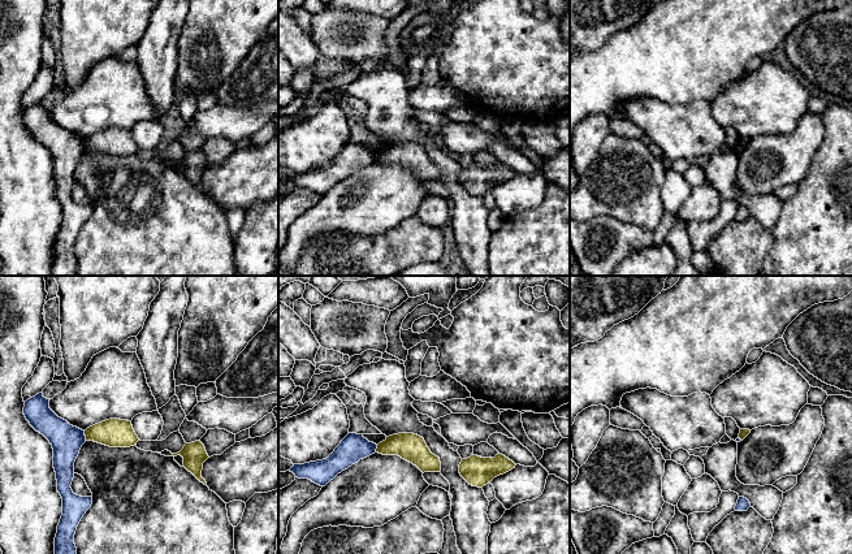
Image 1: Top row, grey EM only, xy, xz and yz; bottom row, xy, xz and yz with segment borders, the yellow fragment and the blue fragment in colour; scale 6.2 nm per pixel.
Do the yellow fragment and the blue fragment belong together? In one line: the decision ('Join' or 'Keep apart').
Keep apart

